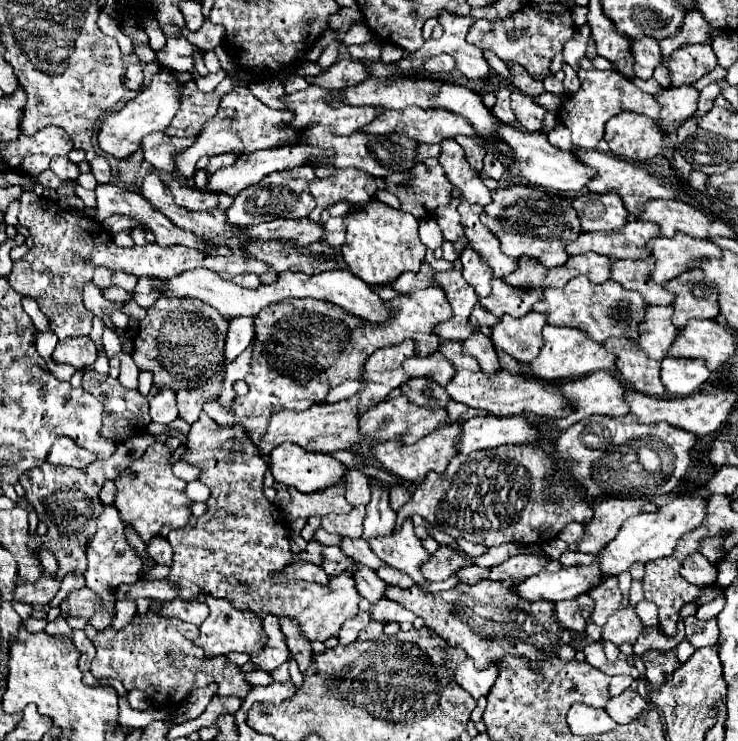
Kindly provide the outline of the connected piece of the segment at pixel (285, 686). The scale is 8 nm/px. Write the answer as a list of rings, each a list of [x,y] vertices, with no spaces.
[[[287,681],[287,683],[271,683],[267,687],[255,687],[251,689],[251,693],[245,697],[245,701],[249,703],[257,703],[257,701],[271,701],[275,705],[281,705],[283,701],[287,701],[291,695],[295,695],[295,683]]]

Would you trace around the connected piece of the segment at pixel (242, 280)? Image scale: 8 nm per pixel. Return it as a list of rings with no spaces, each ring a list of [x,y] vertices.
[[[251,273],[251,275],[229,277],[229,281],[235,283],[235,285],[241,285],[241,287],[247,287],[247,289],[257,289],[257,287],[261,287],[261,281],[259,281],[259,277],[257,277],[255,273]]]

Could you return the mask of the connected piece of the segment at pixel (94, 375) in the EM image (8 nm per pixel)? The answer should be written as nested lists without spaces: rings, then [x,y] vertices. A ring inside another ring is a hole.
[[[85,371],[83,375],[83,389],[97,397],[105,411],[103,411],[103,427],[101,427],[101,437],[111,439],[115,443],[127,441],[133,435],[139,435],[145,431],[145,427],[151,423],[149,417],[149,403],[139,391],[127,391],[117,379],[109,375],[99,375],[97,371]]]

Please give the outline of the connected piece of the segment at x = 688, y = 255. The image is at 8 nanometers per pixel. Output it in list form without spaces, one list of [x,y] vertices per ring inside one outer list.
[[[675,233],[673,239],[655,237],[651,239],[645,249],[649,249],[651,257],[655,259],[651,281],[665,285],[669,279],[677,277],[687,269],[687,263],[699,257],[719,257],[719,247],[707,239],[687,237],[685,233]]]

